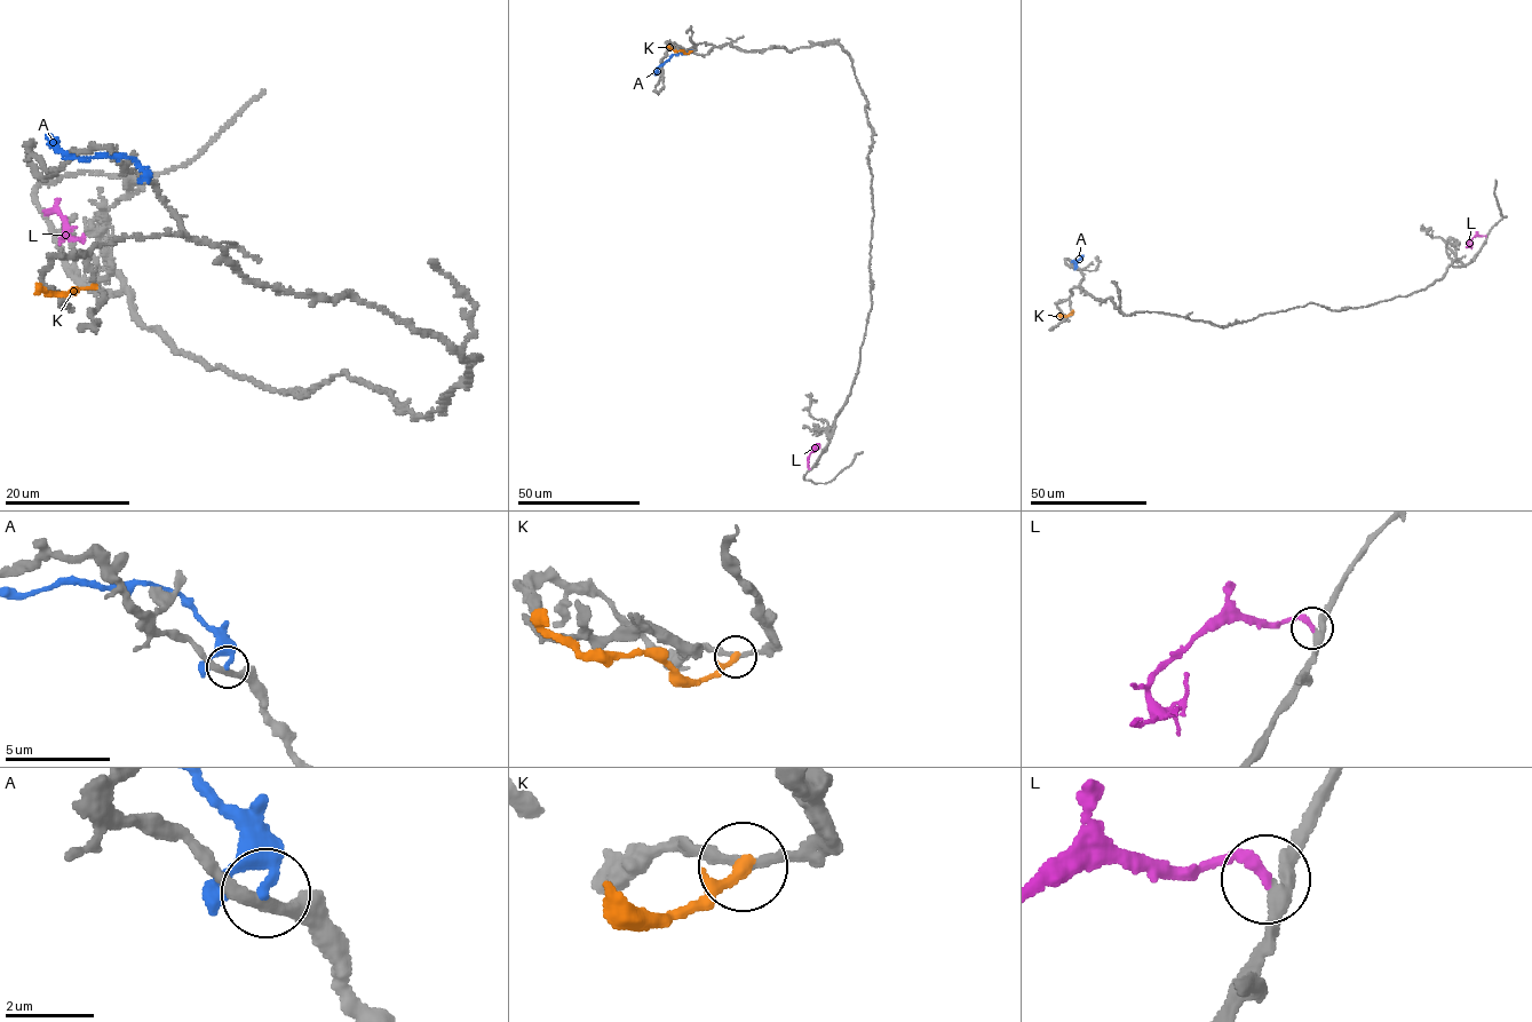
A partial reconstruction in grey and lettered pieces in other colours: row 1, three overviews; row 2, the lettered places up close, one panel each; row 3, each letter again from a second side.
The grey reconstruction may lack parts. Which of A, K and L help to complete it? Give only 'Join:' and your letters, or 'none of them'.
Join: L

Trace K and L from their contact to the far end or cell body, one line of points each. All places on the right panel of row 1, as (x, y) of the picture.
K: (1072, 310), (1057, 316)
L: (1486, 236), (1475, 235), (1467, 247), (1471, 245)

